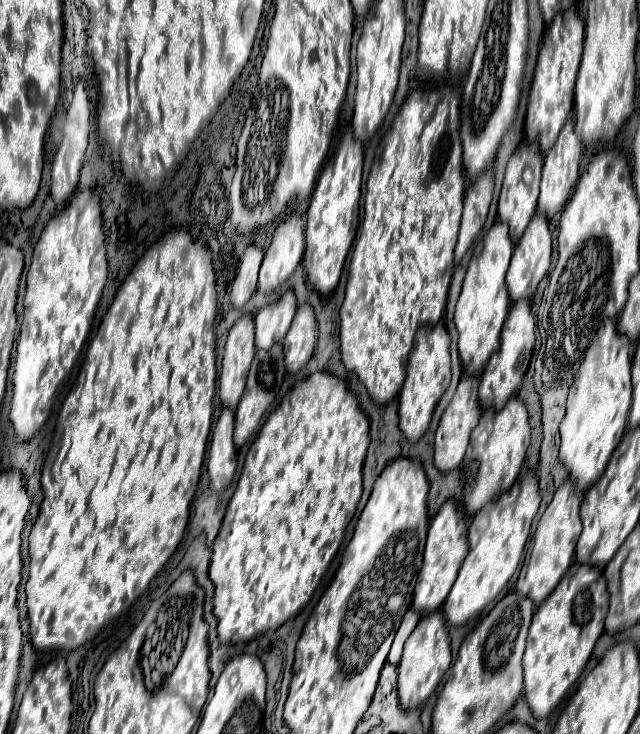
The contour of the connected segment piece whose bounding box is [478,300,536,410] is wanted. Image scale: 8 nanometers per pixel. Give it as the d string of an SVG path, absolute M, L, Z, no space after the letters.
M516 300L508 312L508 318L504 322L504 328L502 328L502 336L500 336L500 348L490 356L484 372L482 372L482 378L480 378L480 404L482 408L504 408L506 400L516 394L520 382L522 382L522 376L530 364L530 358L532 358L532 350L534 350L534 342L536 342L536 336L534 336L534 316L530 312L530 302L528 300Z

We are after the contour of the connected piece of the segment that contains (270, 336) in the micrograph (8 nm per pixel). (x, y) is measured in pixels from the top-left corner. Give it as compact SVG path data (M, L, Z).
M292 290L282 292L276 302L266 304L254 316L256 322L256 348L270 348L274 342L282 342L296 312L296 296Z

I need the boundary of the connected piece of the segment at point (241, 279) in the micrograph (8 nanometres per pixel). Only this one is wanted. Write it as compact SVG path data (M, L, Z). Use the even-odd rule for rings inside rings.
M250 244L240 260L240 266L236 270L236 278L232 282L232 292L230 292L230 300L234 308L242 308L252 292L256 290L256 282L258 282L258 268L262 262L264 252L260 248L256 248L254 244Z

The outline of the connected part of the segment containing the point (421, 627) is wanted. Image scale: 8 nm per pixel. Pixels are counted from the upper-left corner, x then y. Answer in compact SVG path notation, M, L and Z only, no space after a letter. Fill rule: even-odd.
M440 610L426 614L420 618L412 634L404 644L404 654L398 664L398 696L402 708L416 708L420 706L440 684L444 672L450 668L452 654L450 654L450 638L444 614Z

